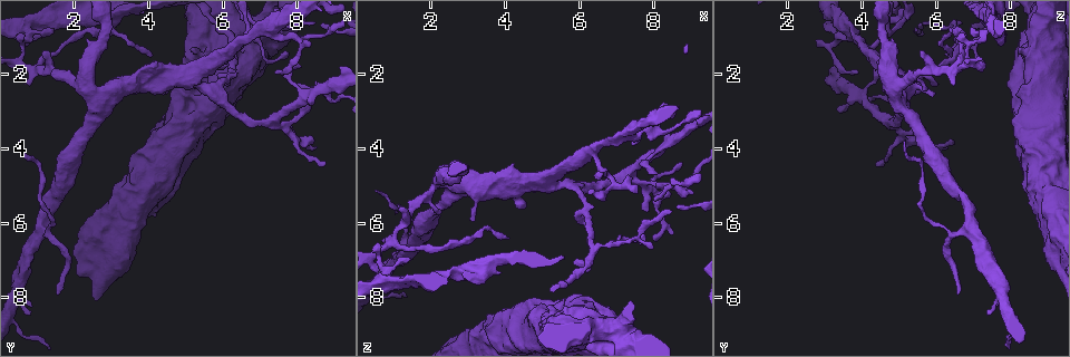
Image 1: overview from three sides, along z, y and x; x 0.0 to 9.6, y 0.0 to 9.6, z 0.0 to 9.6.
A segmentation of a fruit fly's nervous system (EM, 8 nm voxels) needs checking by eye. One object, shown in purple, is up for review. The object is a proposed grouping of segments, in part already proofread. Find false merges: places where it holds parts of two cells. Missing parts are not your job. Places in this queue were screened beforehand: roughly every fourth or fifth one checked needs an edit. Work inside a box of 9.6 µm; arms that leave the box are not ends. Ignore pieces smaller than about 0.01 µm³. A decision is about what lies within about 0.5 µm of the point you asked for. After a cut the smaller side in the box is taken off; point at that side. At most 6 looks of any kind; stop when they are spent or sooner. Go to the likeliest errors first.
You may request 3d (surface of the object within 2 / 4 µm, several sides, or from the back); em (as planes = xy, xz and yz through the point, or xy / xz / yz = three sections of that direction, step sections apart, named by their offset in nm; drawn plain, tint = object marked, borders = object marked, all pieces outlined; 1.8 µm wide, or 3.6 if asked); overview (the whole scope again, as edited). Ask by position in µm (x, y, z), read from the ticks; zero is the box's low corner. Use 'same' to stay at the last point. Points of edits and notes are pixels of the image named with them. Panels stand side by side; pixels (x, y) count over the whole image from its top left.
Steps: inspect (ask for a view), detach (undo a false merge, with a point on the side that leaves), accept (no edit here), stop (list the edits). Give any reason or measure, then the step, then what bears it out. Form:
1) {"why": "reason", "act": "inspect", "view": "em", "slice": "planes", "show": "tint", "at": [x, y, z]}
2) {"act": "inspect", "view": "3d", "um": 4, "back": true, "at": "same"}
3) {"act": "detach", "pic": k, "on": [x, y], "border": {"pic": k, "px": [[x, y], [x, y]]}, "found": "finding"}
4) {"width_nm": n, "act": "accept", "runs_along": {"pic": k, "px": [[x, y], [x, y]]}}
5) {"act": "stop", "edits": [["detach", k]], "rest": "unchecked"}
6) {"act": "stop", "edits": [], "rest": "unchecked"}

{"why": "abrupt turn", "act": "inspect", "view": "em", "um": 3.6, "slice": "yz", "step": 16, "show": "plain", "at": [0.65, 0.70, 7.50]}

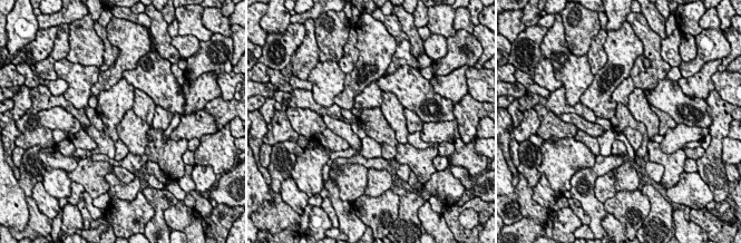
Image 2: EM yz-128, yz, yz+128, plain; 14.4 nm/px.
{"act": "inspect", "view": "em", "um": 3.6, "slice": "yz", "step": 16, "show": "tint", "at": "same"}

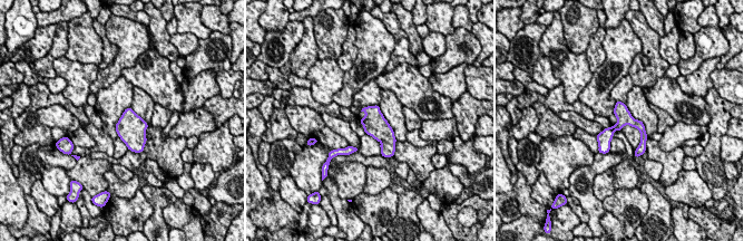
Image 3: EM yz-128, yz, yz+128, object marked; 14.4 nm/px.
{"width_nm": 220, "act": "detach", "pic": 3, "on": [624, 117], "border": {"pic": 3, "px": [[612, 126], [614, 131]]}, "found": "a second cell is stuck on"}

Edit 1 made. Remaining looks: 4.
{"why": "abrupt turn", "act": "inspect", "view": "3d", "um": 2, "back": true, "at": [7.30, 3.35, 4.85]}

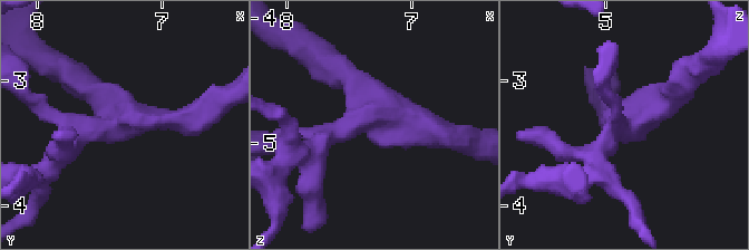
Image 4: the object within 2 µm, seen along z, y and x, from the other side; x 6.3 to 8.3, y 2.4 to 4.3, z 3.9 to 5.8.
{"arms": 4, "act": "inspect", "view": "em", "slice": "xy", "step": 4, "show": "tint", "at": [7.26, 3.30, 4.78]}

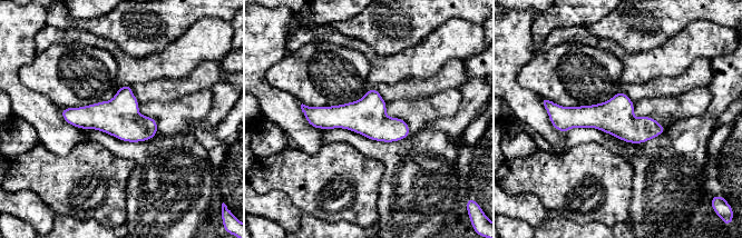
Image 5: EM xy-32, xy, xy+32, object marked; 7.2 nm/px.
{"why": "cut it another way", "act": "inspect", "view": "em", "slice": "xz", "step": 8, "show": "tint", "at": "same"}

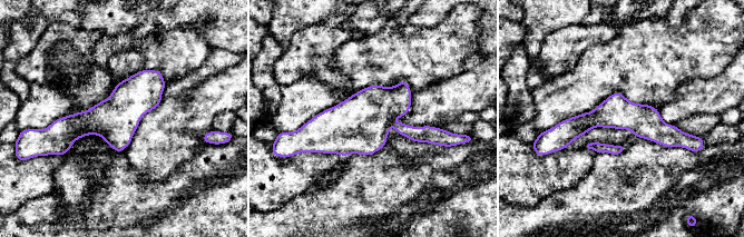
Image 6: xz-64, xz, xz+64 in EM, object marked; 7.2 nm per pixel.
{"act": "accept", "runs_along": {"pic": 6, "px": [[557, 129], [638, 118], [686, 138]]}, "found": "one cell here"}

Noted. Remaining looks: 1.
{"act": "stop", "edits": [["detach", 3]], "rest": "unchecked"}

